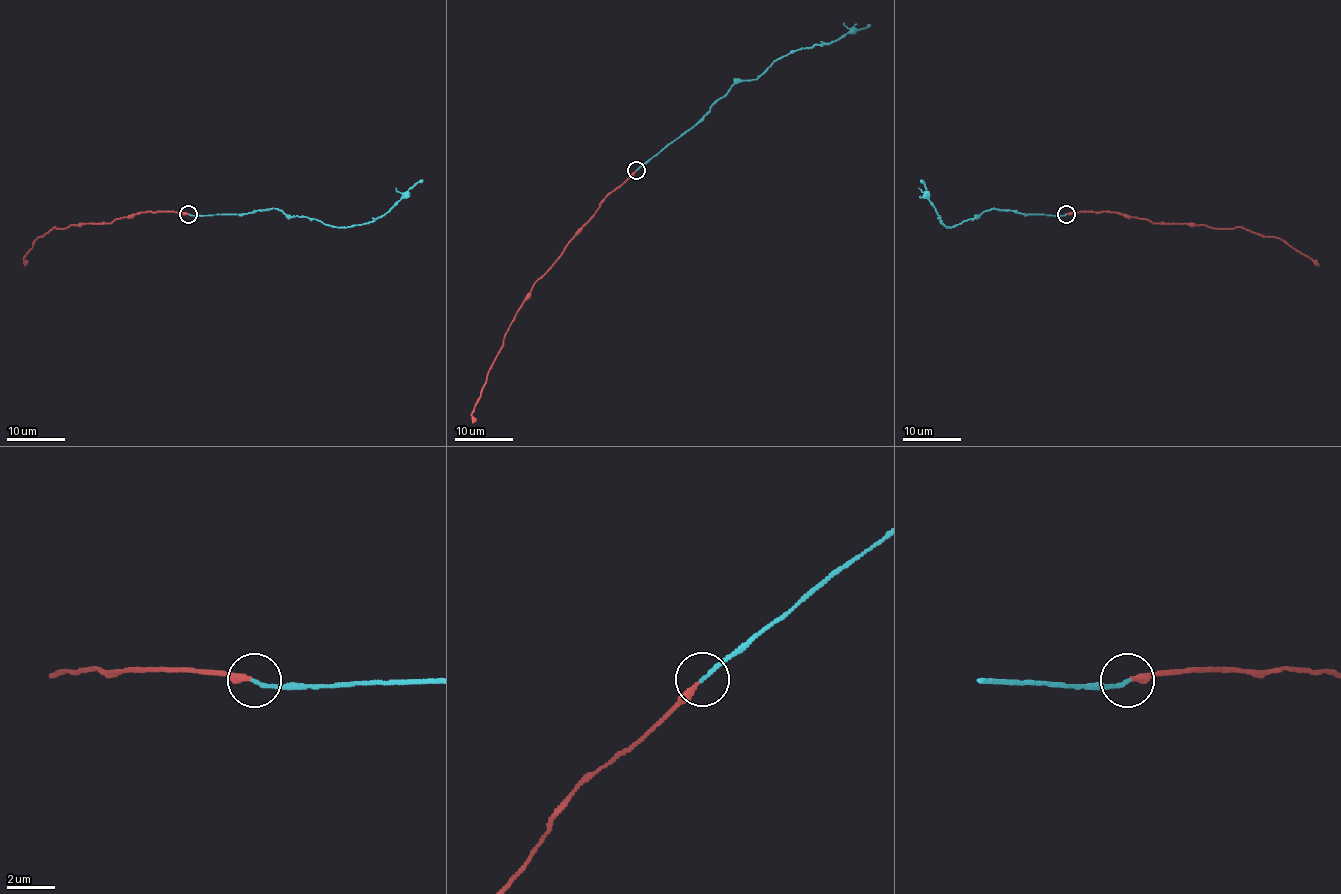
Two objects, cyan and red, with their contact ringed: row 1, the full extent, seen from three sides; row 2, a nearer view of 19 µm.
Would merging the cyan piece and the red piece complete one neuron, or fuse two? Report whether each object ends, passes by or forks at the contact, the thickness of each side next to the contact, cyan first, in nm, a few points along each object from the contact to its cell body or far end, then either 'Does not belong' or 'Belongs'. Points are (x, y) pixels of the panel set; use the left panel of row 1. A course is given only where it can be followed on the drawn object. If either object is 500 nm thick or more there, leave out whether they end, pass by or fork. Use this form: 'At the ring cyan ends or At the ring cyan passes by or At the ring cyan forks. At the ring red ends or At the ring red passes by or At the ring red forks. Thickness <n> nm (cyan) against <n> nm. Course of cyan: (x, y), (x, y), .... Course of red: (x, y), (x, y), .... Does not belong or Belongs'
At the ring cyan ends. At the ring red ends. Thickness 150 nm (cyan) against 280 nm. Course of cyan: (189, 213), (237, 215), (276, 208), (288, 216), (349, 227), (381, 218), (414, 184), (423, 180). Course of red: (187, 213), (147, 211), (112, 222), (55, 227), (36, 240), (23, 257), (24, 266). Belongs

